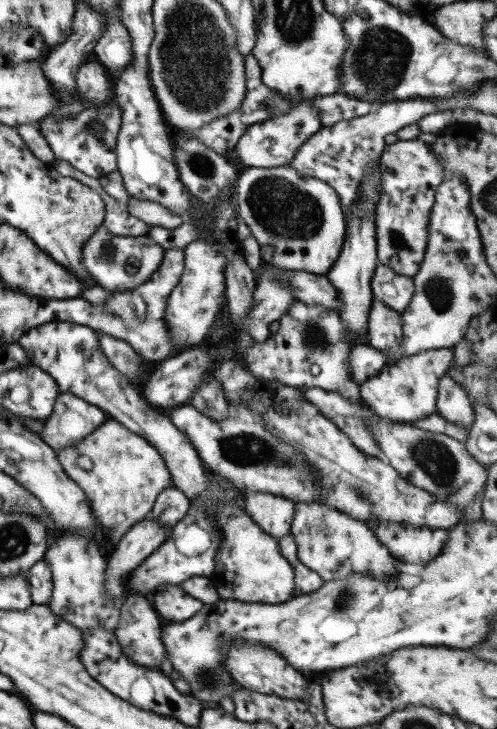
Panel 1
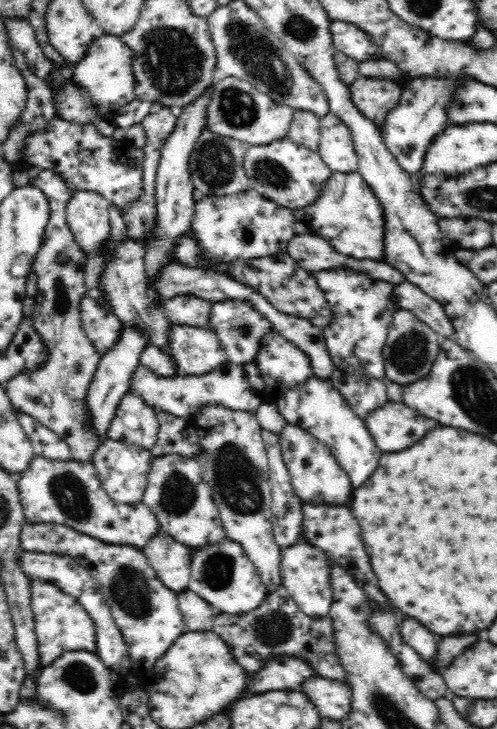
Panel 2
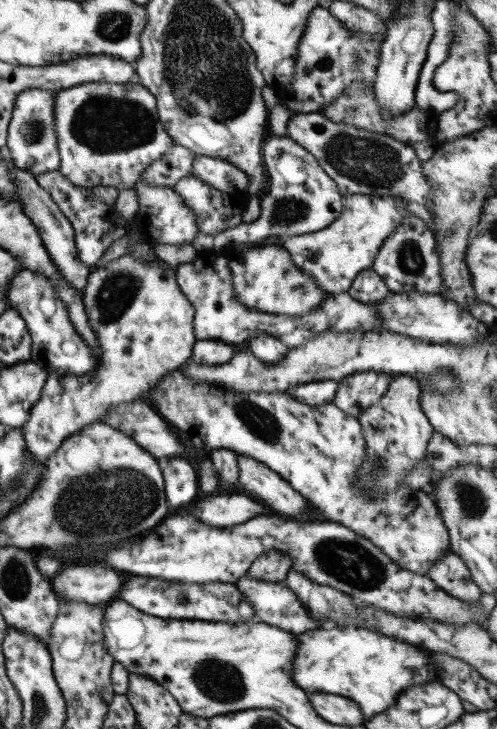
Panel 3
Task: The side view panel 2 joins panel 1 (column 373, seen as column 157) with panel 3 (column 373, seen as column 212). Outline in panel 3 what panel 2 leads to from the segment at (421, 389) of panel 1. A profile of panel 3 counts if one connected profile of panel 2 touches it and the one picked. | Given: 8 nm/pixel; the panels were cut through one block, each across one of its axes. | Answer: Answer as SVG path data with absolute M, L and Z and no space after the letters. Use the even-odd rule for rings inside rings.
M372 370L355 372L339 381L333 403L356 417L386 394L392 377L391 374Z

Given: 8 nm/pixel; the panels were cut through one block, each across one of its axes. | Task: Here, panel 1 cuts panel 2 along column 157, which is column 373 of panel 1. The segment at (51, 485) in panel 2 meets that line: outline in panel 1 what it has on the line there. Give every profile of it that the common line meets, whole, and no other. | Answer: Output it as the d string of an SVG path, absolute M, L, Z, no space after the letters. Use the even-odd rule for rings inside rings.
M394 521L366 522L382 546L390 550L391 556L408 563L428 563L442 554L448 539L448 529L413 527Z

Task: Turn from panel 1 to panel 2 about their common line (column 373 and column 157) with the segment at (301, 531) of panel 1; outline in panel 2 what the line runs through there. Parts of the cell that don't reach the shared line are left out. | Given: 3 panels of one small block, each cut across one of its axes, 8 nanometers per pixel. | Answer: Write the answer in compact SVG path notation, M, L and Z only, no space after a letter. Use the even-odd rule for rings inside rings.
M160 530L144 545L143 553L164 585L178 594L188 588L192 548Z

